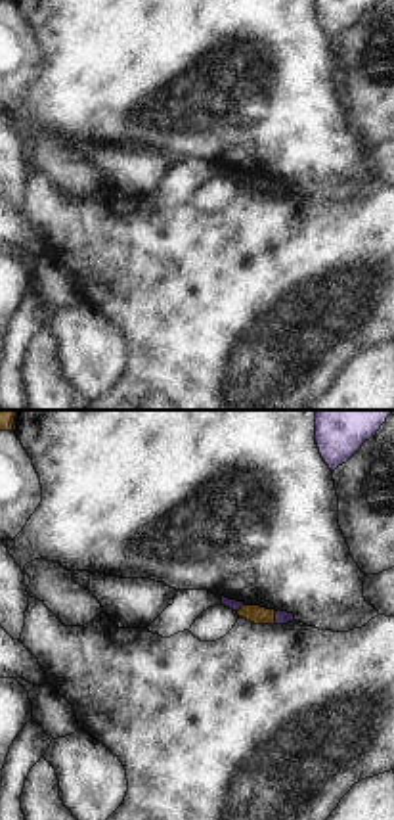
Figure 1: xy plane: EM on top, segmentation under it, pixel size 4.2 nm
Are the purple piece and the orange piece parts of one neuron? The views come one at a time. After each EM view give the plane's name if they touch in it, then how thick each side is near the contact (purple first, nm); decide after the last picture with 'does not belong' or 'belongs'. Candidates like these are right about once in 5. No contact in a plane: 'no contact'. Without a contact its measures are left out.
meets purple in xy; 60 nm thick on the purple side, 80 nm on the other

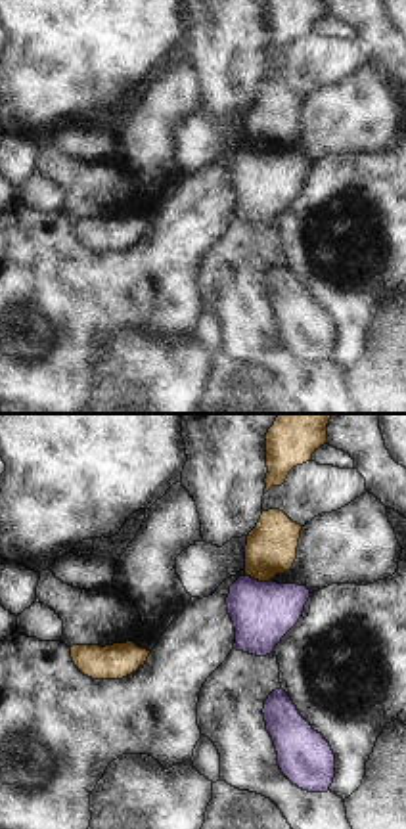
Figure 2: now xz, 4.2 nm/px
meets purple in xz; 260 nm thick on the purple side, 220 nm on the other

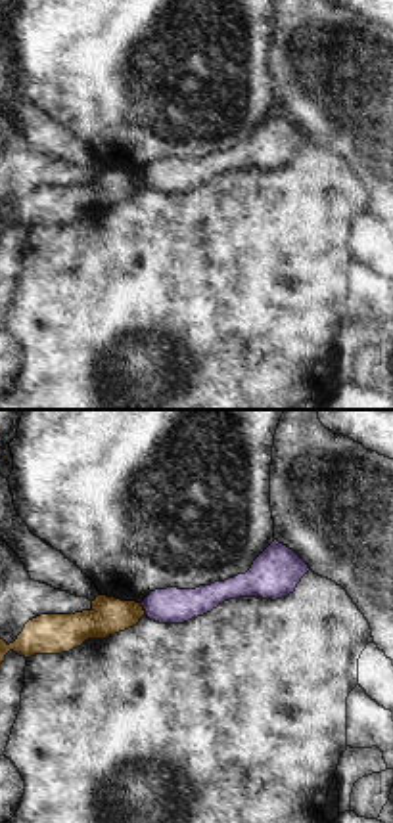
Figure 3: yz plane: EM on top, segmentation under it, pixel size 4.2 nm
meets purple in yz; 150 nm thick on the purple side, 160 nm on the other

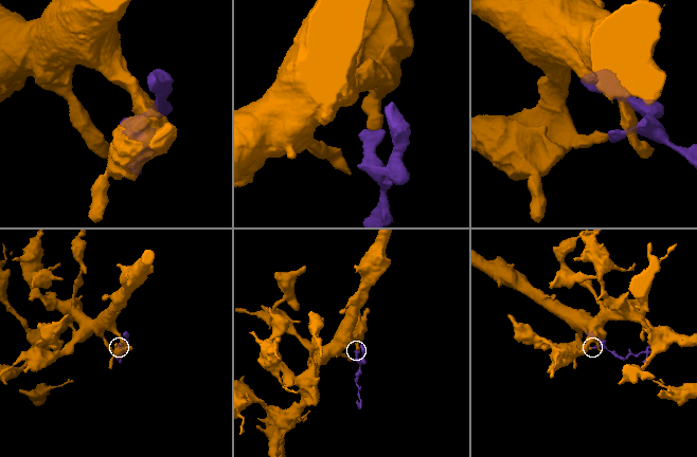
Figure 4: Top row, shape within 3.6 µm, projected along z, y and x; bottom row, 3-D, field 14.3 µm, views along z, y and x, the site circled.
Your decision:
does not belong

